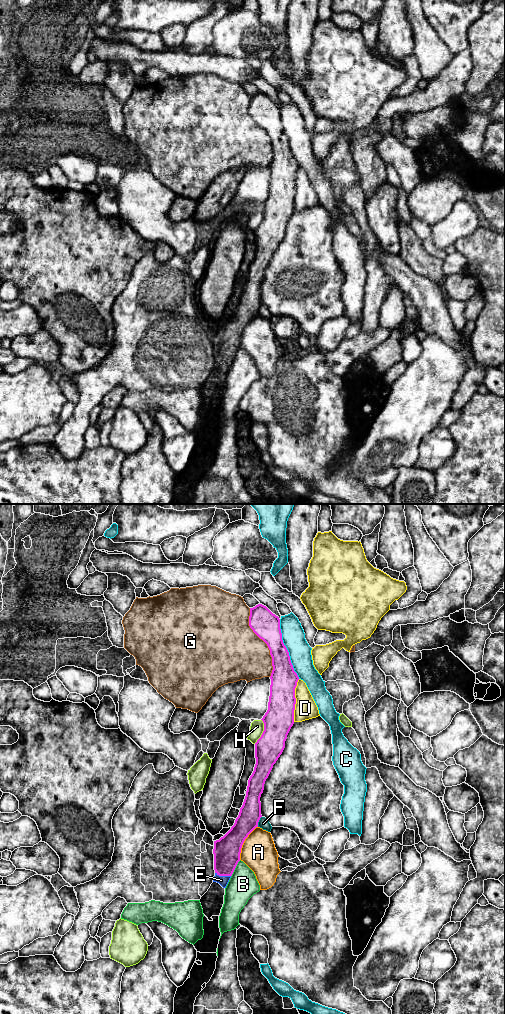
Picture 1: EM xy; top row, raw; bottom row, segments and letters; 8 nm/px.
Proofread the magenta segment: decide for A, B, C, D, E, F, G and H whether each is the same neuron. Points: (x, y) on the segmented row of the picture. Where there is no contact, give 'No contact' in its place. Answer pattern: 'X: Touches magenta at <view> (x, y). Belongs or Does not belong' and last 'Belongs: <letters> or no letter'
A: Touches magenta at xy (243, 842). Does not belong
B: Touches magenta at xy (235, 867). Does not belong
C: Touches magenta at xy (286, 649). Does not belong
D: Touches magenta at xy (295, 700). Does not belong
E: Touches magenta at xy (223, 875). Belongs
F: Touches magenta at xy (258, 821). Does not belong
G: Touches magenta at xy (264, 641). Does not belong
H: Touches magenta at xy (263, 731). Does not belong
Belongs: E

